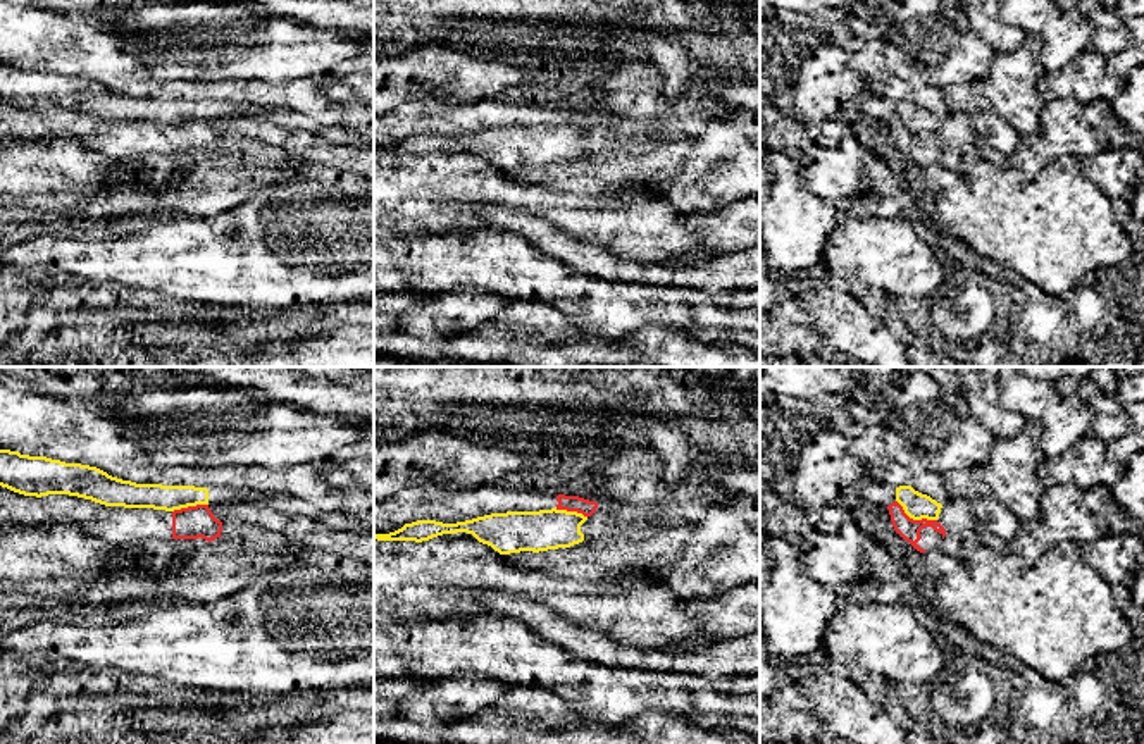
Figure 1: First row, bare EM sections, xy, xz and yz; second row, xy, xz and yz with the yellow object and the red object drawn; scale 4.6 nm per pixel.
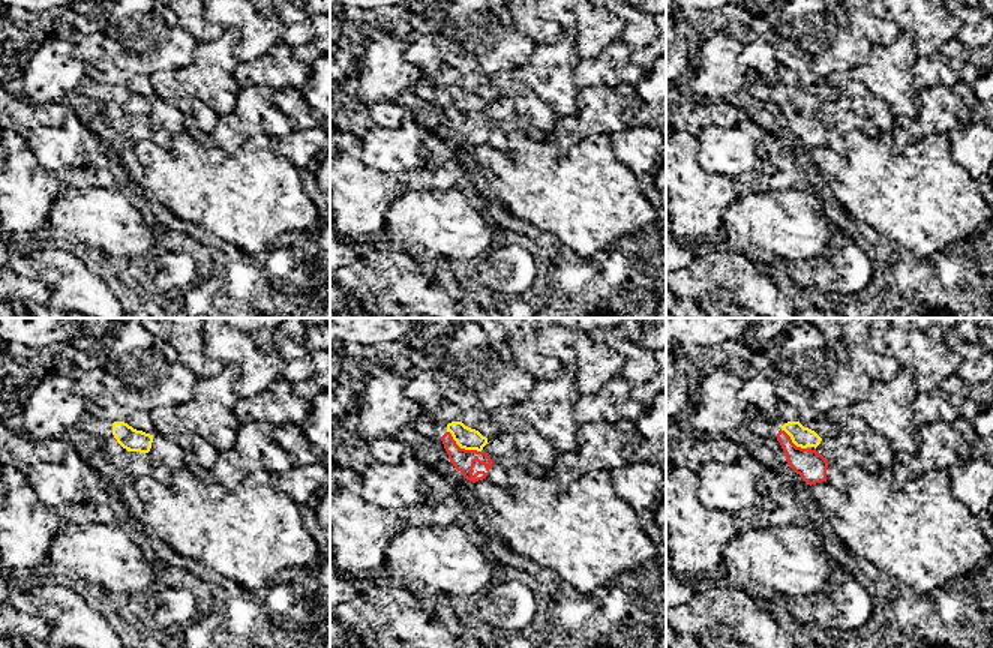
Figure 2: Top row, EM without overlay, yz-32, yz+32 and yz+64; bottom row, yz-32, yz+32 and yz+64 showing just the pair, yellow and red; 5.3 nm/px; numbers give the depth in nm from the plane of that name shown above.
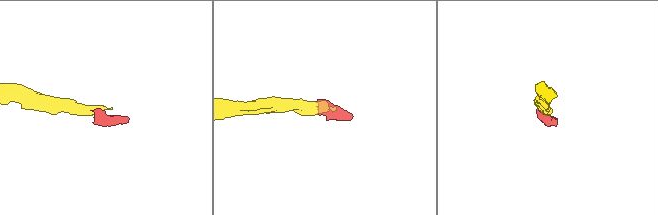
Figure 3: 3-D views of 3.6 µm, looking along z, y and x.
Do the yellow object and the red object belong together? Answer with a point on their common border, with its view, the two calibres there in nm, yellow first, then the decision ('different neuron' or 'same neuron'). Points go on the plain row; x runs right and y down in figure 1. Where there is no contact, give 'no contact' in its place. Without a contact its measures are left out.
yz (915, 133) | 120/100 nm | different neuron

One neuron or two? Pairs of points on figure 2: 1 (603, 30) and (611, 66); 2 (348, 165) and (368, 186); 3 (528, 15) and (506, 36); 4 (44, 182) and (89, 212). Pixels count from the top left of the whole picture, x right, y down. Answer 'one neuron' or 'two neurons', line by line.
1: two neurons
2: one neuron
3: two neurons
4: two neurons

